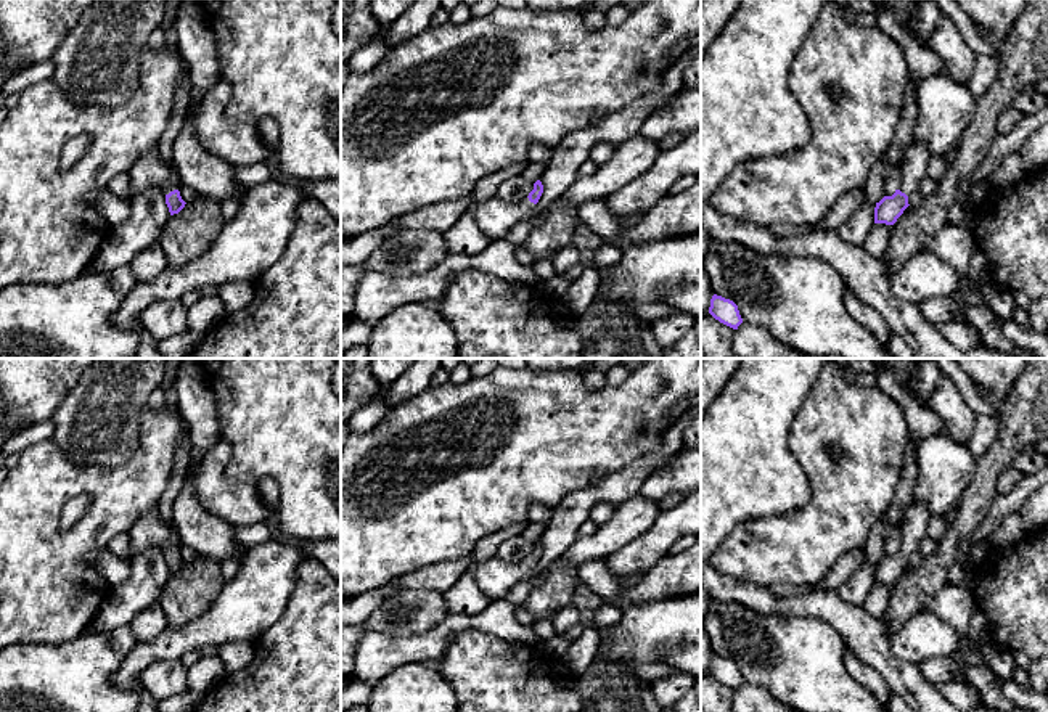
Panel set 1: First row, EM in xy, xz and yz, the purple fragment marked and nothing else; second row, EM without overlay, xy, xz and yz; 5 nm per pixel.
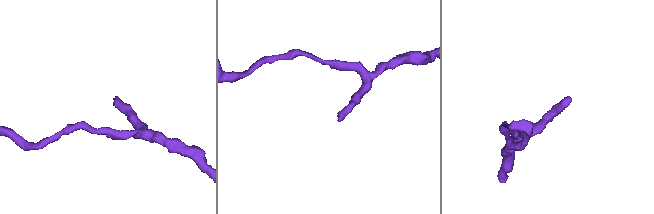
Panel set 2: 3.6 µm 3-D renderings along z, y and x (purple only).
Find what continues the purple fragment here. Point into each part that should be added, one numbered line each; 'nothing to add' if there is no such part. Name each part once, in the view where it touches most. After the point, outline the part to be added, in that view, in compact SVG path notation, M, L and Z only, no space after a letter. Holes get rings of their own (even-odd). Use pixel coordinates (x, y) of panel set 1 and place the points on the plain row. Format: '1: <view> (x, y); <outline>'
1: xy (150, 531); M158 506L153 508L148 514L145 514L130 530L130 556L129 561L138 553L145 551L151 546L161 546L166 554L174 550L178 550L178 543L175 540L174 527L161 519Z

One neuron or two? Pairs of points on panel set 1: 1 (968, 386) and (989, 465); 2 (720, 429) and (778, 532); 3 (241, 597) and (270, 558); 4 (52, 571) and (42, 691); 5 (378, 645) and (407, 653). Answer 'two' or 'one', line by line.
1: two
2: two
3: one
4: two
5: one

